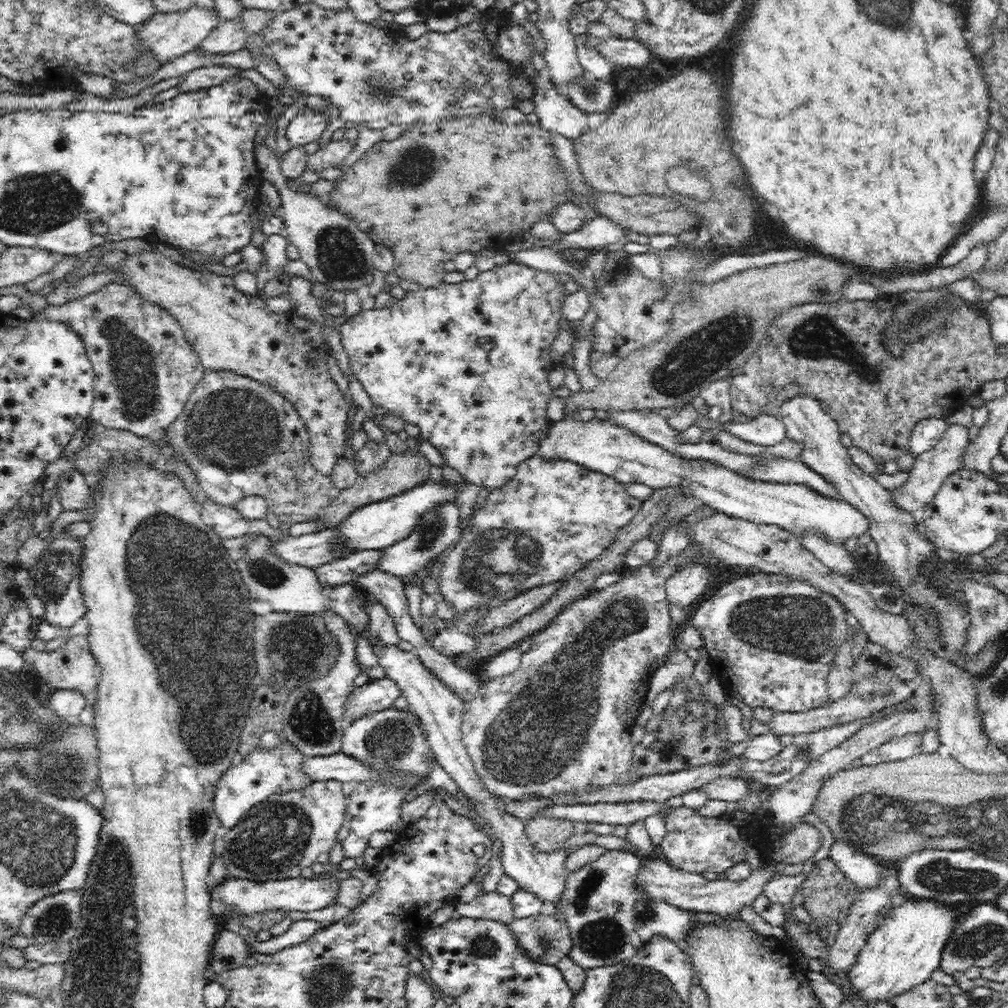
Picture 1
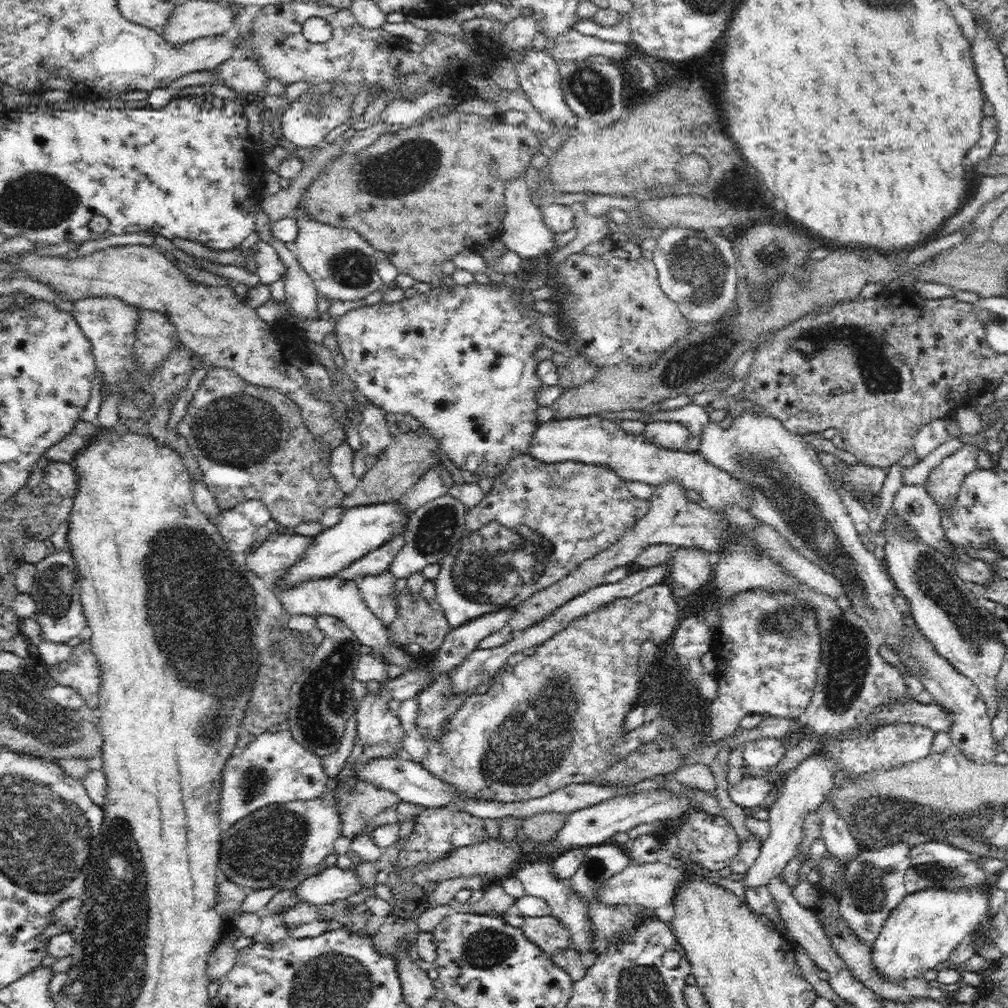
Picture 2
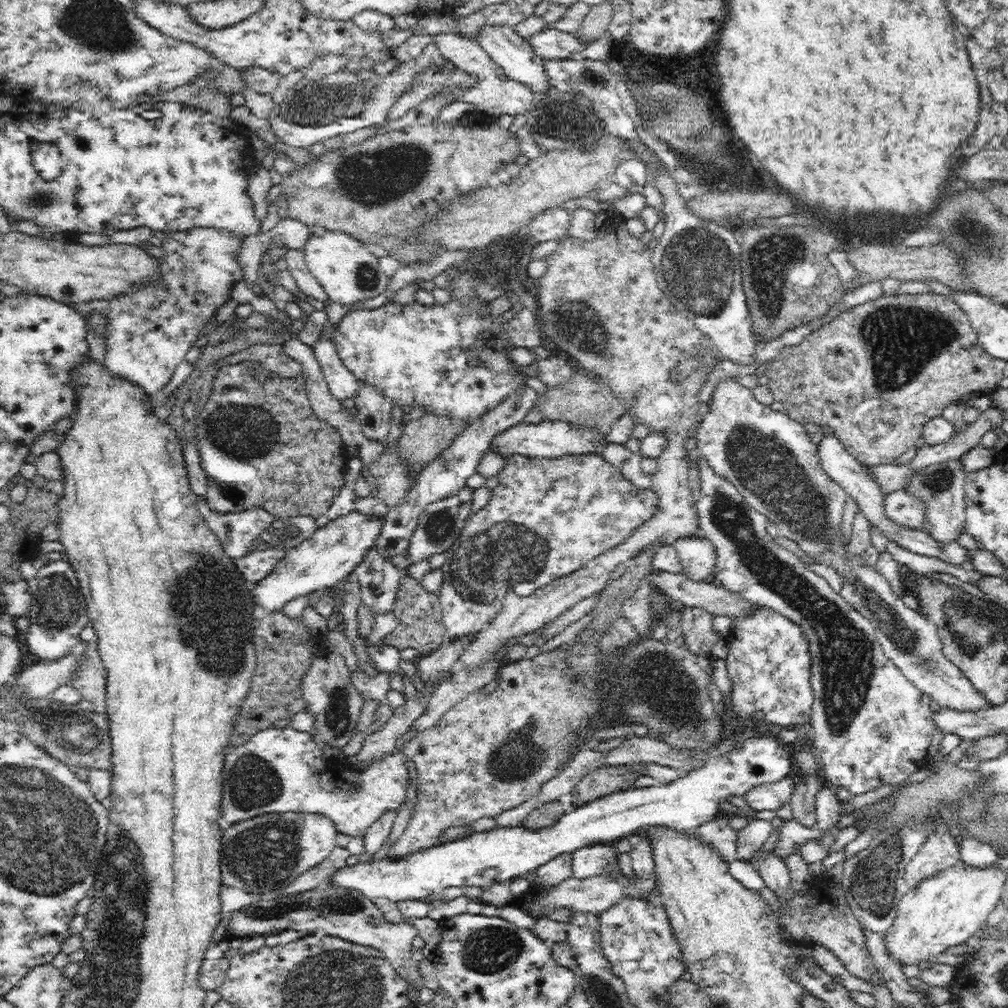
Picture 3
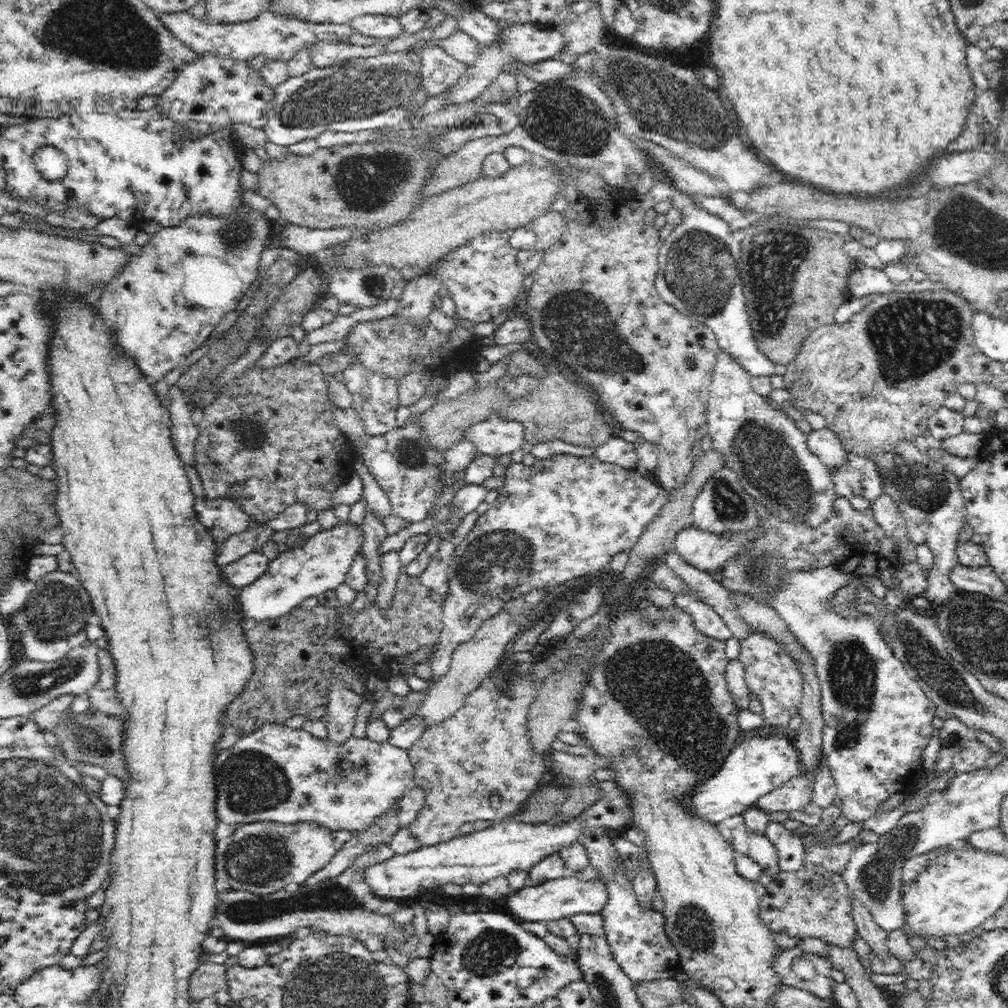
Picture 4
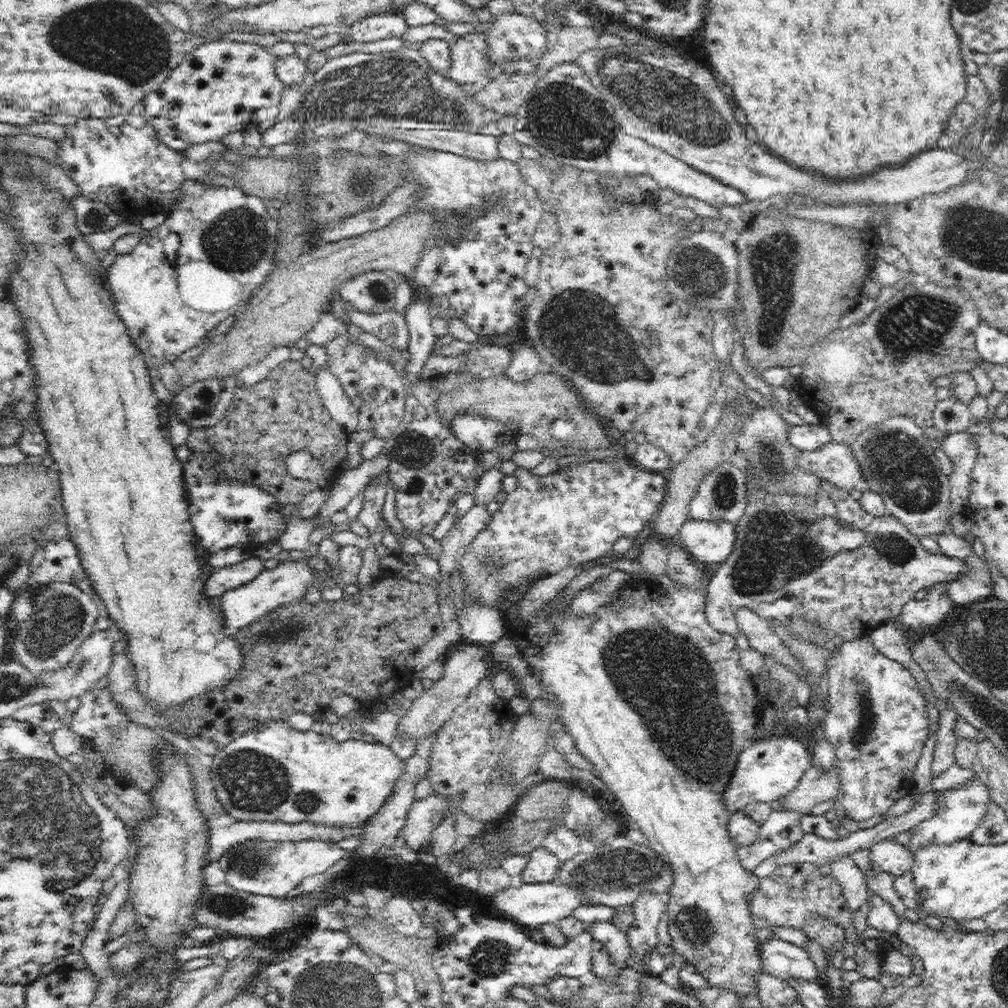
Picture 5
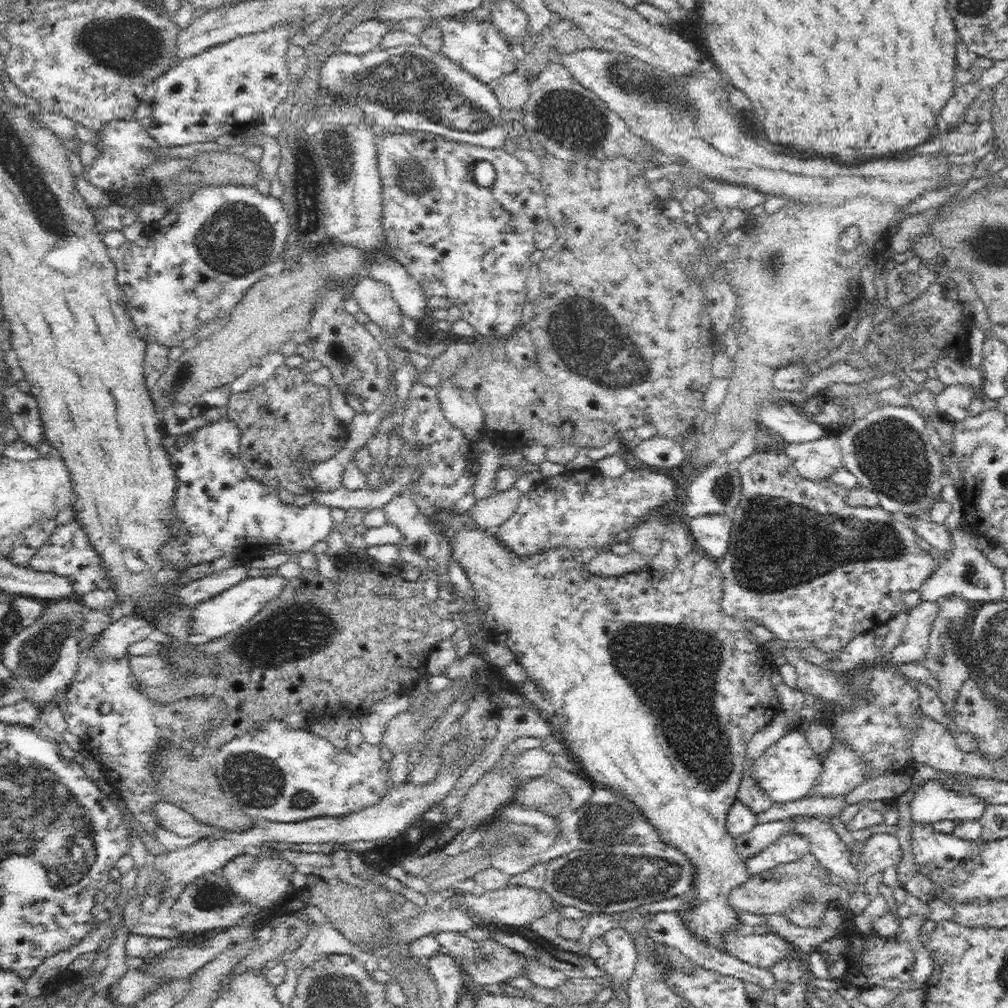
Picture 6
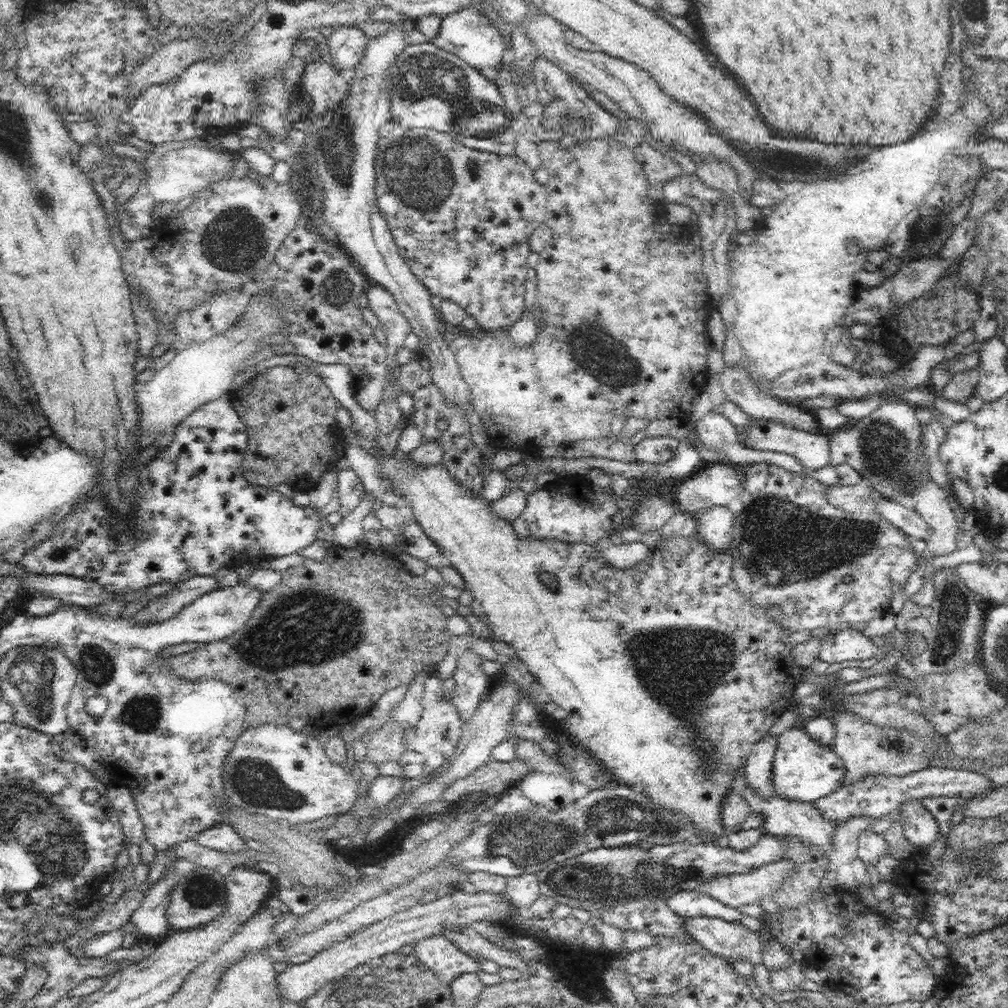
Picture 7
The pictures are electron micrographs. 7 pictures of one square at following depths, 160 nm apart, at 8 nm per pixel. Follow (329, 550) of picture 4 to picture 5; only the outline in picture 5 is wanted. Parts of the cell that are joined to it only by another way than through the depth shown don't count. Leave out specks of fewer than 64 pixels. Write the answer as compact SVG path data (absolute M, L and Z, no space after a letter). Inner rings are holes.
M287 557L280 558L280 563L275 569L264 569L256 578L238 588L228 589L222 595L220 605L217 606L217 610L220 611L221 630L227 637L232 636L236 630L240 630L246 624L252 624L268 610L303 596L308 585L317 586L315 580L315 575L304 562L294 562Z

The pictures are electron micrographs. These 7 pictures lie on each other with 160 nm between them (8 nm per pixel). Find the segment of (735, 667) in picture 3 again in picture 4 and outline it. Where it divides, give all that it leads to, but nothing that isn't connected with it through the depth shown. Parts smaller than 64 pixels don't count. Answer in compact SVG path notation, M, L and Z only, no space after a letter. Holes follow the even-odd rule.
M754 631L743 643L739 660L745 665L745 680L750 692L761 701L763 715L767 724L786 726L792 716L799 712L803 694L802 675L796 669L796 663L775 640L769 639L763 632Z

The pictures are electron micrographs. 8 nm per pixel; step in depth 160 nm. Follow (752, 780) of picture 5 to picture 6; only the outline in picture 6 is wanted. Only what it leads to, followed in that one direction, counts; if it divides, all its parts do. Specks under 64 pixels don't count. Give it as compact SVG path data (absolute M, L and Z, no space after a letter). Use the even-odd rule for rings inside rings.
M790 727L787 733L756 762L754 777L762 785L774 803L791 803L802 800L818 792L820 780L824 776L825 756L812 749L803 730Z

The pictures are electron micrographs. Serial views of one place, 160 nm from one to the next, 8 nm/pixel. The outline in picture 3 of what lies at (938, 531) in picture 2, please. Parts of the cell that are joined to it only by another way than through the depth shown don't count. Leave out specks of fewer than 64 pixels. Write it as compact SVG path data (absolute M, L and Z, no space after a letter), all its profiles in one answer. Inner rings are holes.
M900 489L882 498L882 513L898 531L922 529L924 507L918 499Z

